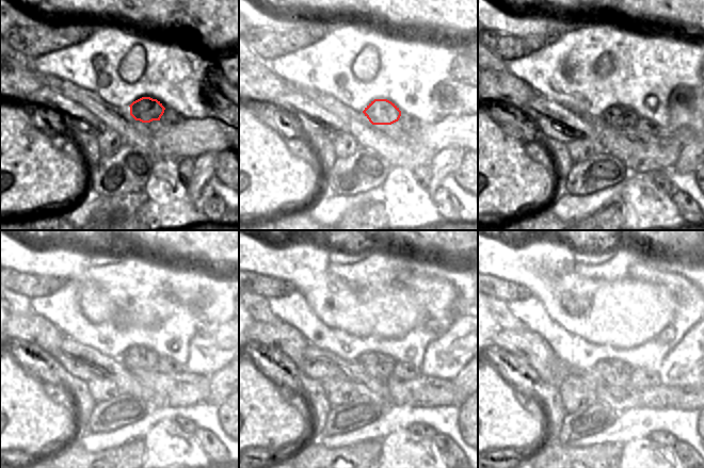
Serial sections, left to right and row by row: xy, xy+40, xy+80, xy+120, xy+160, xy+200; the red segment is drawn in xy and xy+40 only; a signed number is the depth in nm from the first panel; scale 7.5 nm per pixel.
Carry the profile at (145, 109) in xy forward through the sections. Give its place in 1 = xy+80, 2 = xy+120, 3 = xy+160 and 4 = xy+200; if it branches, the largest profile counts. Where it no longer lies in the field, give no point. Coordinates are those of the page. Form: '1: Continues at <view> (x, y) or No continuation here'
1: Continues at xy+80 (618, 116)
2: Continues at xy+120 (134, 357)
3: Continues at xy+160 (379, 366)
4: Continues at xy+200 (613, 372).

